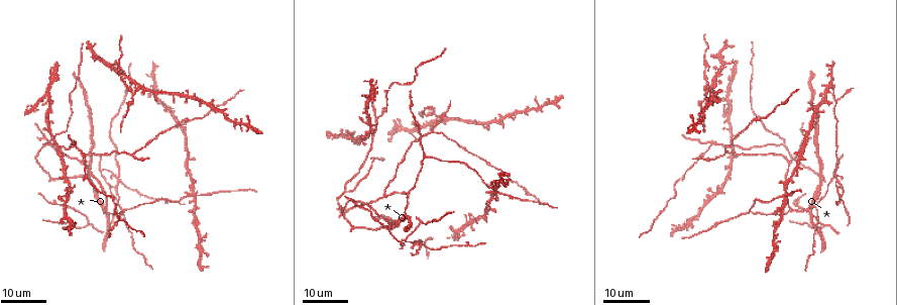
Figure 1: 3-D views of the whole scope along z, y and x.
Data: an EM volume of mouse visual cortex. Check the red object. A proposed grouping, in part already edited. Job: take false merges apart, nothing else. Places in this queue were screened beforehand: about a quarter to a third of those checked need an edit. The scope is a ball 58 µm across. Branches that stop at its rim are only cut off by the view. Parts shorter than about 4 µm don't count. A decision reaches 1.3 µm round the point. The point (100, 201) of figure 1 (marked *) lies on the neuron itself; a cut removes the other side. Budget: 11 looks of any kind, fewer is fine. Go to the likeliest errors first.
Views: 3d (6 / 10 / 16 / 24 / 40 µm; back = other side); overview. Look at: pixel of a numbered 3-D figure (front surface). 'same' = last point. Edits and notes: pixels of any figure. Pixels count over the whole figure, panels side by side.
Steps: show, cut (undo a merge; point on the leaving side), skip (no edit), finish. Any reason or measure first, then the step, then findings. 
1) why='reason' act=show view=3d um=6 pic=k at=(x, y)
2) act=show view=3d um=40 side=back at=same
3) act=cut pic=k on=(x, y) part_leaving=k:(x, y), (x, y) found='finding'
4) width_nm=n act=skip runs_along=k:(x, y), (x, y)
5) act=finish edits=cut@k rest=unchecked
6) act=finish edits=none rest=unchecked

why='four arms meet' act=show view=3d um=16 pic=1 at=(117, 177)

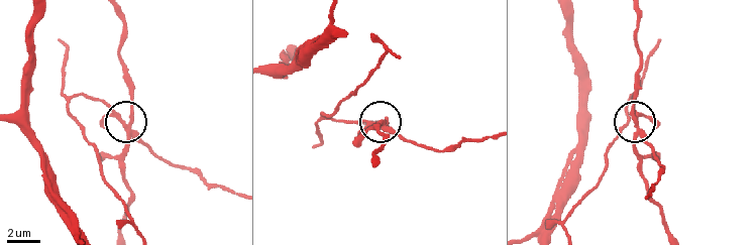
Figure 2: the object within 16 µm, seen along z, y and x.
why='zoom in' act=show view=3d um=6 pic=2 at=(637, 125)

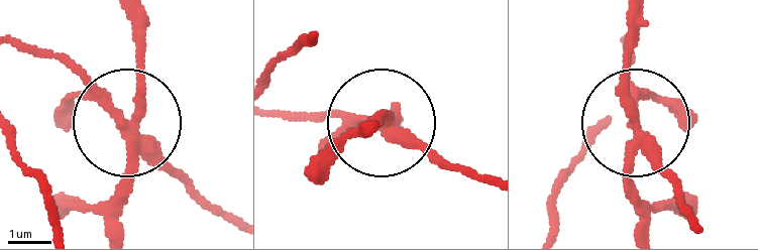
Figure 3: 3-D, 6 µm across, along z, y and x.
arms=4 act=cut pic=3 on=(176, 169) part_leaving=3:(131, 131), (70, 70), (26, 51) found='two neurons meet here'

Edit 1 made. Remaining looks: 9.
why='see it whole again' act=show view=overview

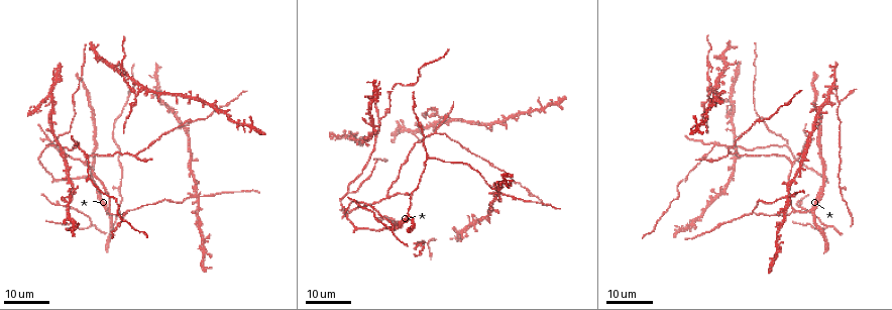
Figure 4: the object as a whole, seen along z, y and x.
act=show view=3d um=16 pic=4 at=(380, 120)

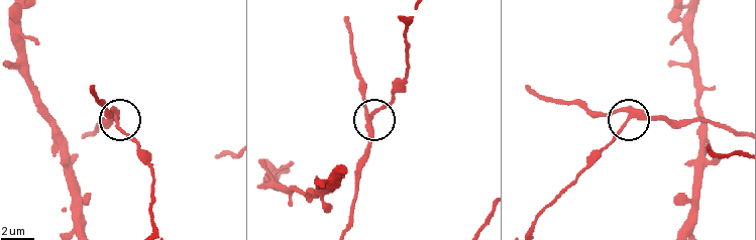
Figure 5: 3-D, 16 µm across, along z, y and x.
act=show view=3d um=10 pic=5 at=(370, 122)

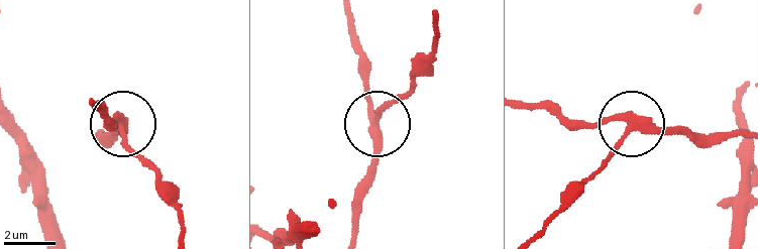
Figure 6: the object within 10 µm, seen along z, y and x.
why='zoom in' act=show view=3d um=6 pic=6 at=(374, 120)

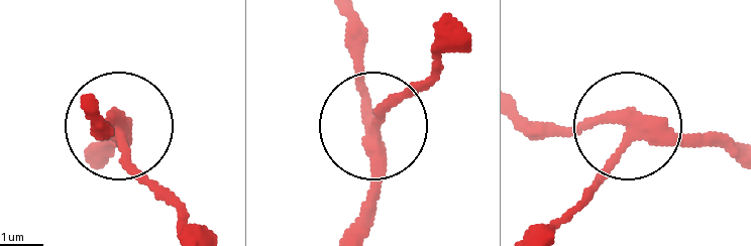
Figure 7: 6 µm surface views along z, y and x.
width_nm=290 act=skip runs_along=7:(346, 227), (376, 172), (364, 24) found='all the same neuron'

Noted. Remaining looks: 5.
why='two arms in line, one across' act=show view=3d um=24 pic=4 at=(406, 214)

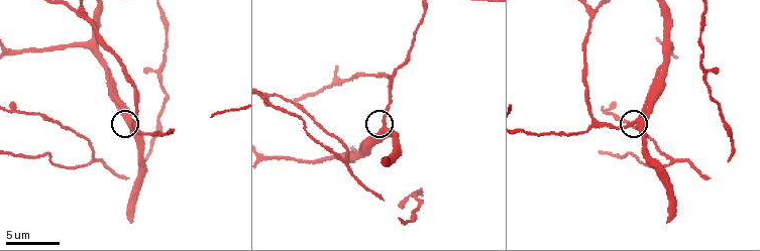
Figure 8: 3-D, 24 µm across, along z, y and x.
act=show view=3d um=6 pic=8 at=(128, 123)

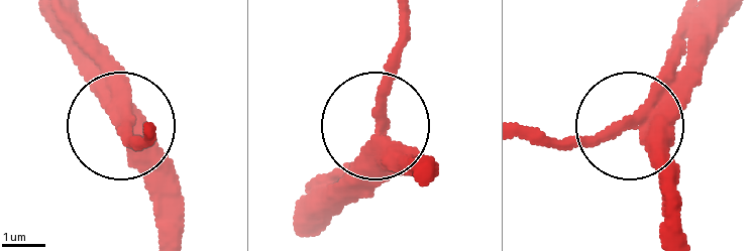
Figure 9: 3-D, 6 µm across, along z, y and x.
arms=3 act=skip runs_along=9:(670, 52), (634, 125), (677, 198) found='continuous, no second neuron'

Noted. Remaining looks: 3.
why='three-way junction' act=show view=3d um=24 pic=4 at=(72, 149)

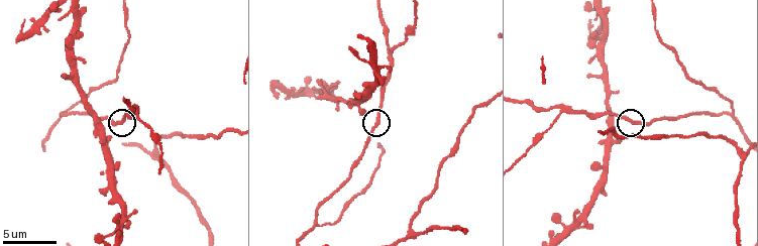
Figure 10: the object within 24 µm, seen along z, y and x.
act=show view=3d um=6 pic=10 at=(374, 124)

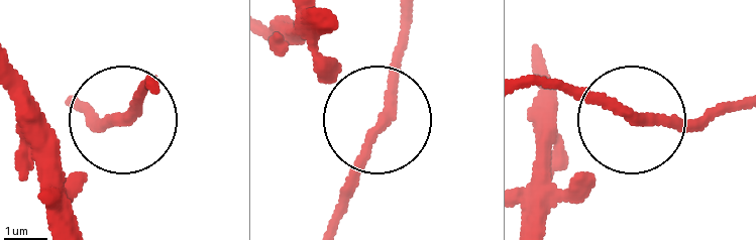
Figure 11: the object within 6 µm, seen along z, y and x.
act=skip runs_along=11:(742, 99), (698, 117), (637, 120), (572, 189) found='all the same neuron'

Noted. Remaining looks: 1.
act=finish edits=cut@3 rest=unchecked

